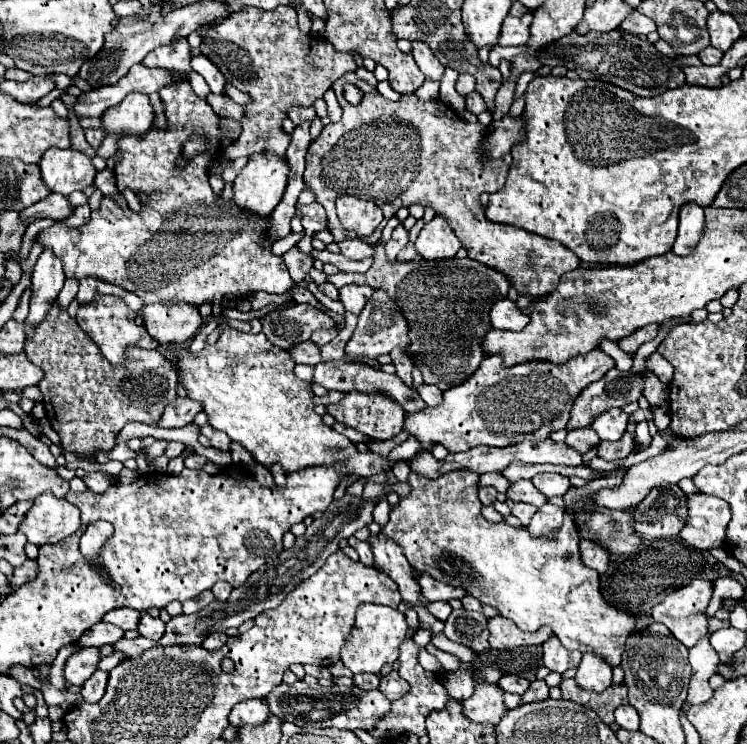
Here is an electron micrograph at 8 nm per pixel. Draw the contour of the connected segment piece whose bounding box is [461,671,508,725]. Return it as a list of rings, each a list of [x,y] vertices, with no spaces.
[[[472,671],[472,677],[474,677],[474,695],[470,699],[461,702],[466,717],[470,717],[470,721],[474,721],[474,723],[492,723],[492,725],[498,725],[498,721],[508,711],[508,707],[504,705],[504,693],[502,693],[502,689],[498,689],[496,683],[488,683],[488,681],[478,679],[474,675],[474,671]]]

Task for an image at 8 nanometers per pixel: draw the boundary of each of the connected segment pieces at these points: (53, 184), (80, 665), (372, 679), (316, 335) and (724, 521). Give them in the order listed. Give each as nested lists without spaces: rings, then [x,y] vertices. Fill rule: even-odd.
[[[48,149],[40,163],[42,181],[52,193],[70,195],[72,191],[84,191],[94,183],[96,169],[92,167],[90,157],[74,149]]]
[[[96,647],[78,649],[74,655],[68,657],[64,665],[64,679],[70,681],[72,685],[82,685],[94,673],[98,661],[100,661],[100,655]]]
[[[354,675],[354,685],[360,689],[376,689],[380,685],[376,675]]]
[[[334,327],[334,329],[320,329],[320,331],[314,331],[312,333],[312,341],[318,345],[318,347],[324,347],[326,343],[330,343],[334,337],[338,335],[338,329]]]
[[[696,493],[688,501],[688,519],[680,537],[696,549],[714,549],[726,543],[726,525],[730,523],[730,505],[718,497]]]

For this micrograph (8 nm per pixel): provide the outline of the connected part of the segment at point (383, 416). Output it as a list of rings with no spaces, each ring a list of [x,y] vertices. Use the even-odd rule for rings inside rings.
[[[352,391],[338,405],[330,407],[336,421],[354,427],[372,439],[392,439],[402,431],[404,411],[394,401],[378,401],[378,395],[362,395]]]

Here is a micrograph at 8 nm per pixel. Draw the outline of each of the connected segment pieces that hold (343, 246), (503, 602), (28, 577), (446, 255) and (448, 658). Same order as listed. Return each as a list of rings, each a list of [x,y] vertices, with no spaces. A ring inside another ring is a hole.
[[[346,239],[338,247],[340,247],[340,253],[344,257],[354,259],[354,261],[360,261],[364,257],[372,257],[372,253],[374,253],[374,249],[370,245],[366,245],[366,243],[362,243],[360,239]]]
[[[452,471],[438,479],[410,473],[410,493],[400,497],[400,503],[390,509],[390,521],[382,527],[382,533],[404,549],[416,571],[428,573],[442,583],[466,589],[484,605],[496,607],[502,617],[512,619],[522,631],[536,631],[538,627],[548,625],[568,649],[594,653],[612,669],[618,667],[626,637],[634,631],[634,617],[624,611],[610,609],[610,605],[602,599],[598,573],[580,561],[580,537],[572,517],[564,517],[564,525],[558,529],[554,539],[530,537],[524,527],[516,529],[506,523],[490,523],[480,513],[482,503],[476,493],[476,481],[478,475],[472,471]]]
[[[26,559],[26,563],[22,567],[14,569],[14,577],[10,579],[10,585],[14,589],[18,589],[20,585],[24,585],[28,581],[34,581],[36,575],[38,575],[38,563],[34,559]]]
[[[438,215],[428,225],[424,225],[414,245],[420,257],[426,261],[452,259],[456,251],[460,249],[458,237],[450,229],[450,225],[444,221],[444,217],[438,217]]]
[[[428,645],[426,651],[432,653],[432,655],[440,661],[440,665],[442,665],[444,671],[450,671],[450,673],[452,673],[452,671],[458,671],[458,669],[462,667],[462,661],[460,661],[458,657],[450,655],[450,653],[446,653],[446,651],[440,651],[440,649],[436,649],[434,645]],[[430,649],[432,649],[432,651],[430,651]]]

